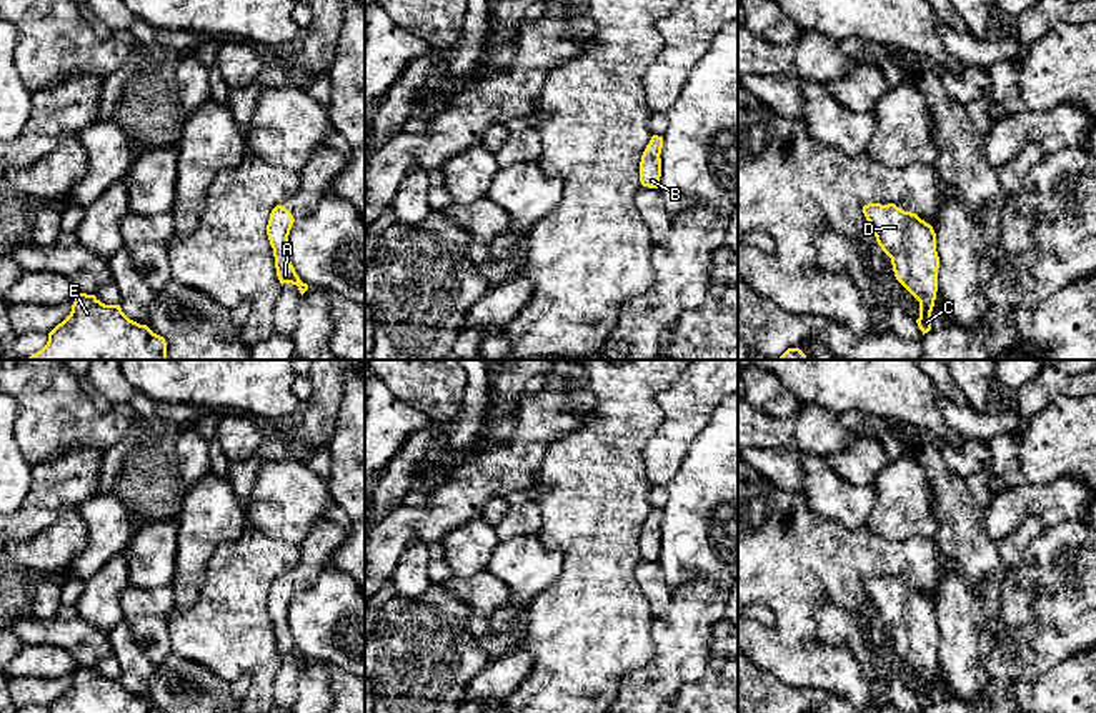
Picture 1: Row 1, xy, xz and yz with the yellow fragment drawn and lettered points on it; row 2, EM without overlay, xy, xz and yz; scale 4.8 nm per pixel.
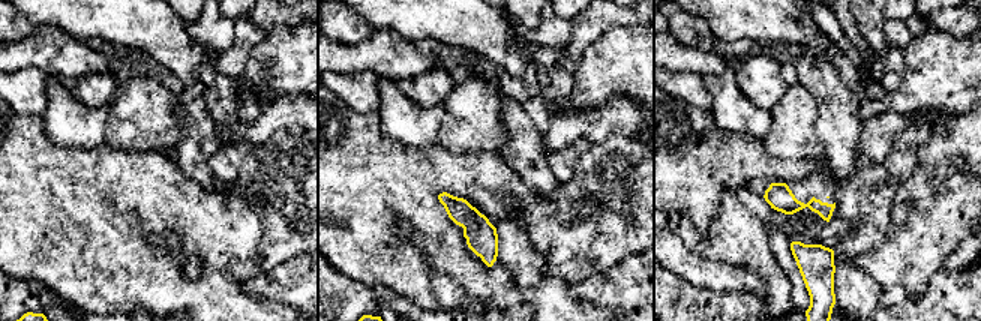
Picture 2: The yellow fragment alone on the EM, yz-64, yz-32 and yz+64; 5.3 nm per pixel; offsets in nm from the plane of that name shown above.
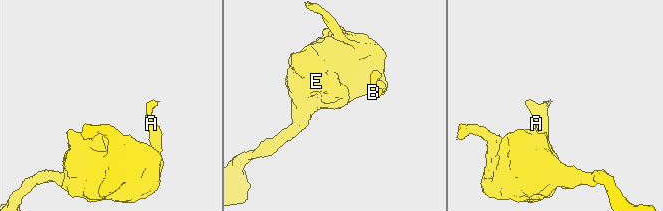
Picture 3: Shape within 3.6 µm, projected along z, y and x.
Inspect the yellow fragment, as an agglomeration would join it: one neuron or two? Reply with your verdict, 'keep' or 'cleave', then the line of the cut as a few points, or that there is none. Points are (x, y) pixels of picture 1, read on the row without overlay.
keep | no cut

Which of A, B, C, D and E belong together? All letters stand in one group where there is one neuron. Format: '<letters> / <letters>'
A B C D E

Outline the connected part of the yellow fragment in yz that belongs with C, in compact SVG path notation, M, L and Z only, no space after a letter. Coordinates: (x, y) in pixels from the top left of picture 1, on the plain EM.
M868 576L863 586L881 623L891 631L896 653L919 675L919 703L931 703L931 685L938 665L939 630L936 606L916 586L894 576Z

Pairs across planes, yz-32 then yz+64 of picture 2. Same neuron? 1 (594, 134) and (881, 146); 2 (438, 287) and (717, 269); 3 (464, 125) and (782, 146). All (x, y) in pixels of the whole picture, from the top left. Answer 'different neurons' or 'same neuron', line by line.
1: same neuron
2: same neuron
3: same neuron

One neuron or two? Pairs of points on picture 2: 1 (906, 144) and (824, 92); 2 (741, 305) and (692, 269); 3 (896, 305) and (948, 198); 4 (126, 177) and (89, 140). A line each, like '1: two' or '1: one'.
1: two
2: two
3: two
4: two

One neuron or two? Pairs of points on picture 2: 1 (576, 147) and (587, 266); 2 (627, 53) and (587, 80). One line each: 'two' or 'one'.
1: two
2: one

